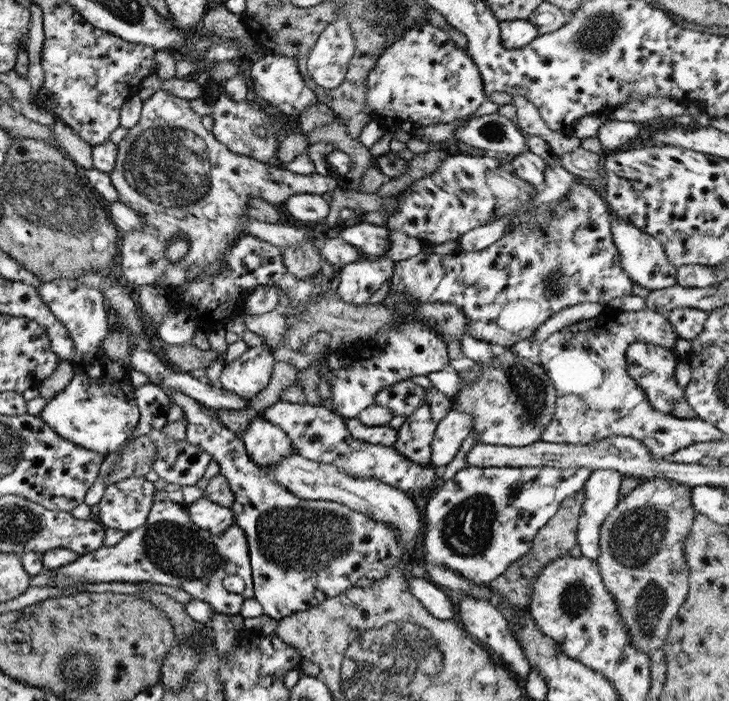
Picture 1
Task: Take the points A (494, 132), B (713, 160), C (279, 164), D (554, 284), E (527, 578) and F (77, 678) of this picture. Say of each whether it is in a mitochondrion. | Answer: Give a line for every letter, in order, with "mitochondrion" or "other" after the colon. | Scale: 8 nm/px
A: mitochondrion
B: other
C: other
D: mitochondrion
E: other
F: mitochondrion

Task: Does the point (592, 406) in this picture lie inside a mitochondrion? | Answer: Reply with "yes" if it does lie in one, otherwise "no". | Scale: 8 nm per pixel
yes

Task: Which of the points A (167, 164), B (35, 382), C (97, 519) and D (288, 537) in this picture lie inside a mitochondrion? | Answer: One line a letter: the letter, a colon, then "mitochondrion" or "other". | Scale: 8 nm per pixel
A: mitochondrion
B: other
C: other
D: mitochondrion

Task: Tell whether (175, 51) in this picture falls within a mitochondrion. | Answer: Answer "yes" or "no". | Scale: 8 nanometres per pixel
no

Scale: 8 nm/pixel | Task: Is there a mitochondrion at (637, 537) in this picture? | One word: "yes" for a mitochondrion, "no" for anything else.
yes

